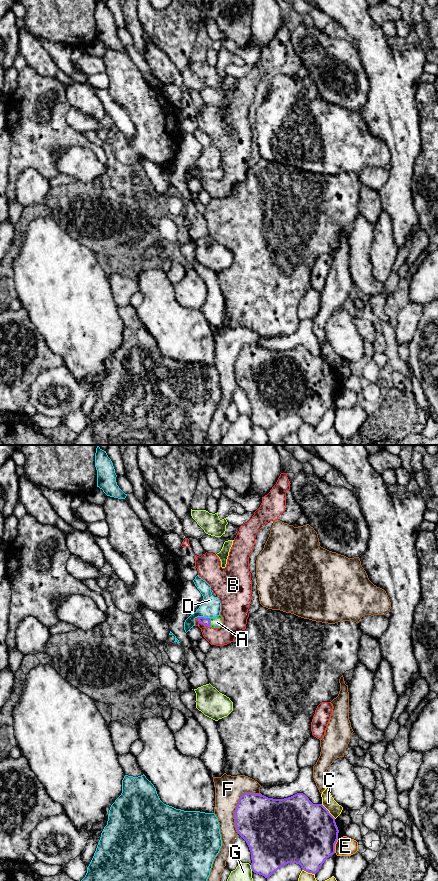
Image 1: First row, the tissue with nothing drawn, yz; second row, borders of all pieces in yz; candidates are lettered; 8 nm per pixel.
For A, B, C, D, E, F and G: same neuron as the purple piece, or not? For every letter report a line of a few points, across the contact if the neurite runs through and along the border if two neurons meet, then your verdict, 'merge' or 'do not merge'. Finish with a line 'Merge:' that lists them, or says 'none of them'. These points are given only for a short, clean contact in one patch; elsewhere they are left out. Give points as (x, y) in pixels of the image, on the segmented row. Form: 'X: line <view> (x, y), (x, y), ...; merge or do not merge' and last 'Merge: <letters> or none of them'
A: line yz (205, 621), (209, 622), (217, 622); merge
B: do not merge
C: do not merge
D: do not merge
E: do not merge
F: do not merge
G: do not merge
Merge: A

